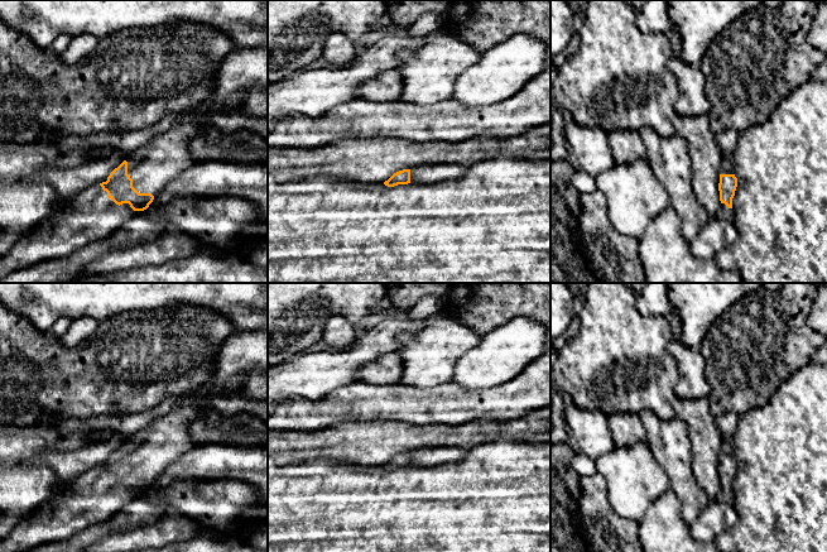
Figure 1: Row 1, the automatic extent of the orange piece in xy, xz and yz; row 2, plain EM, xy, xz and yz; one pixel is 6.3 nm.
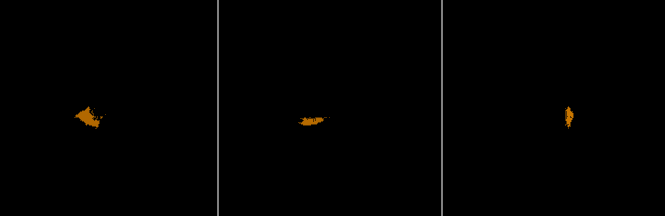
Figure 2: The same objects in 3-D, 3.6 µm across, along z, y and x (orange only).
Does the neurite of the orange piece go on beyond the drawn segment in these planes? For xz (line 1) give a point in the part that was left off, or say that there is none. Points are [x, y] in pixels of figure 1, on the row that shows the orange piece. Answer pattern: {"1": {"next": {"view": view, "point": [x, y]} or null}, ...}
{"1": {"next": {"view": "xz", "point": [426, 174]}}}

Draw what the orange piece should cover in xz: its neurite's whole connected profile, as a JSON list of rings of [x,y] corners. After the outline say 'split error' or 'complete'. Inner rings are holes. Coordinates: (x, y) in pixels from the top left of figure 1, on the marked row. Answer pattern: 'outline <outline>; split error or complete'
outline [[[432,164],[422,165],[412,169],[403,169],[394,173],[388,181],[384,182],[388,187],[398,184],[433,184],[444,181],[460,179],[466,173],[465,167],[456,164]]]; split error

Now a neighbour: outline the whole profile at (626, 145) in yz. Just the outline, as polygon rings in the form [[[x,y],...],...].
[[[614,130],[606,134],[615,154],[616,164],[629,164],[639,159],[648,159],[646,149],[638,131]]]

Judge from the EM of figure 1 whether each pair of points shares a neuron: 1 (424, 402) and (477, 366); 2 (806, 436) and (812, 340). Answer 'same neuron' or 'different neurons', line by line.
1: different neurons
2: different neurons

